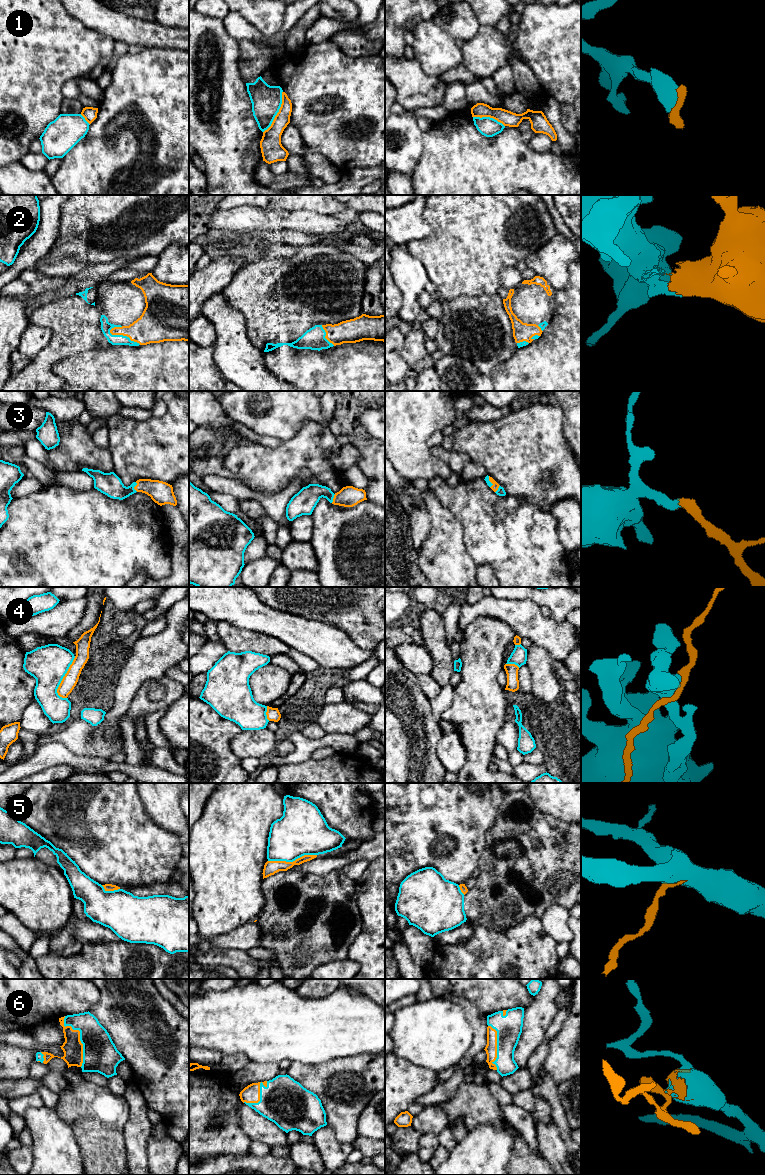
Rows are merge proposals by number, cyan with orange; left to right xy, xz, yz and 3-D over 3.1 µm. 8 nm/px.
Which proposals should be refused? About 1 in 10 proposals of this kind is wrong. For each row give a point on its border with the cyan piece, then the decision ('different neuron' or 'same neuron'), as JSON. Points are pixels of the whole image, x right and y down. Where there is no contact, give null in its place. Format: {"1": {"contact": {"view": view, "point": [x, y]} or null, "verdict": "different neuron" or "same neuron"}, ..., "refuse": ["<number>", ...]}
{"1": {"contact": {"view": "xz", "point": [278, 111]}, "verdict": "same neuron"}, "2": {"contact": {"view": "xy", "point": [124, 336]}, "verdict": "same neuron"}, "3": {"contact": {"view": "xy", "point": [134, 486]}, "verdict": "same neuron"}, "4": {"contact": {"view": "xy", "point": [63, 676]}, "verdict": "same neuron"}, "5": {"contact": {"view": "xz", "point": [292, 861]}, "verdict": "same neuron"}, "6": {"contact": {"view": "xy", "point": [80, 1037]}, "verdict": "same neuron"}, "refuse": []}

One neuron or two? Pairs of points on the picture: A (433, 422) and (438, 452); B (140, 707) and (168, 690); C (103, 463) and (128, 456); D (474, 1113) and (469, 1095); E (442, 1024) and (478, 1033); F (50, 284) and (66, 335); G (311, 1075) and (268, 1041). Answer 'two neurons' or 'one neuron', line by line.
A: two neurons
B: one neuron
C: two neurons
D: one neuron
E: two neurons
F: two neurons
G: two neurons

